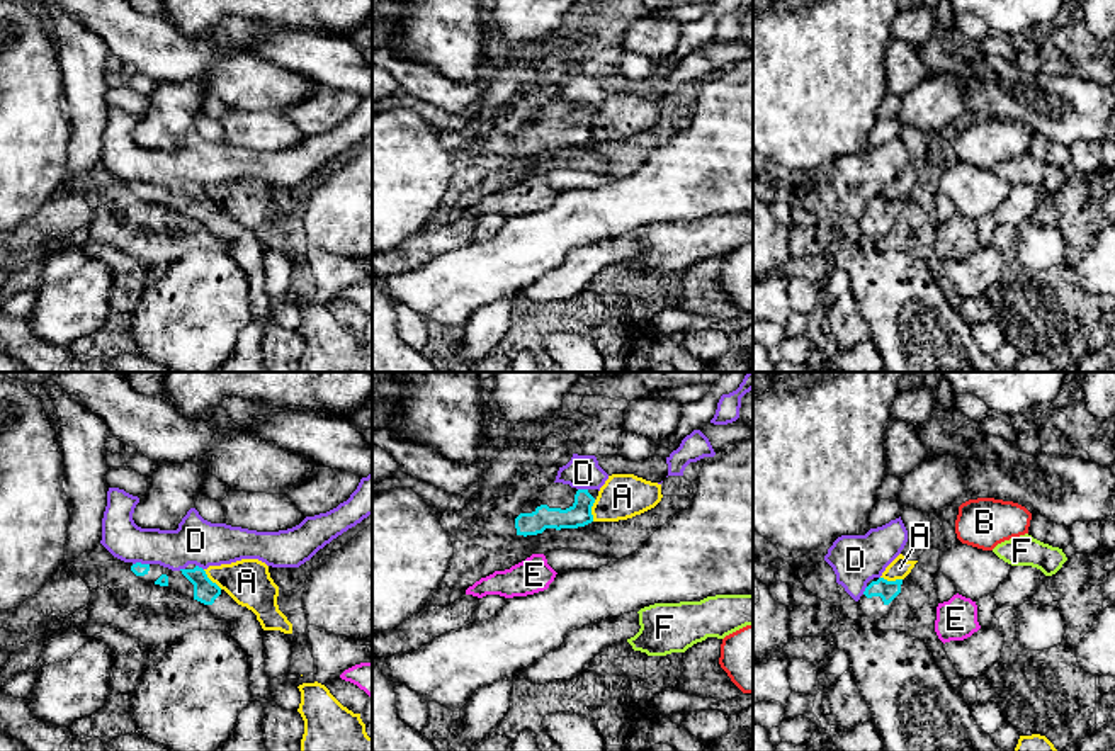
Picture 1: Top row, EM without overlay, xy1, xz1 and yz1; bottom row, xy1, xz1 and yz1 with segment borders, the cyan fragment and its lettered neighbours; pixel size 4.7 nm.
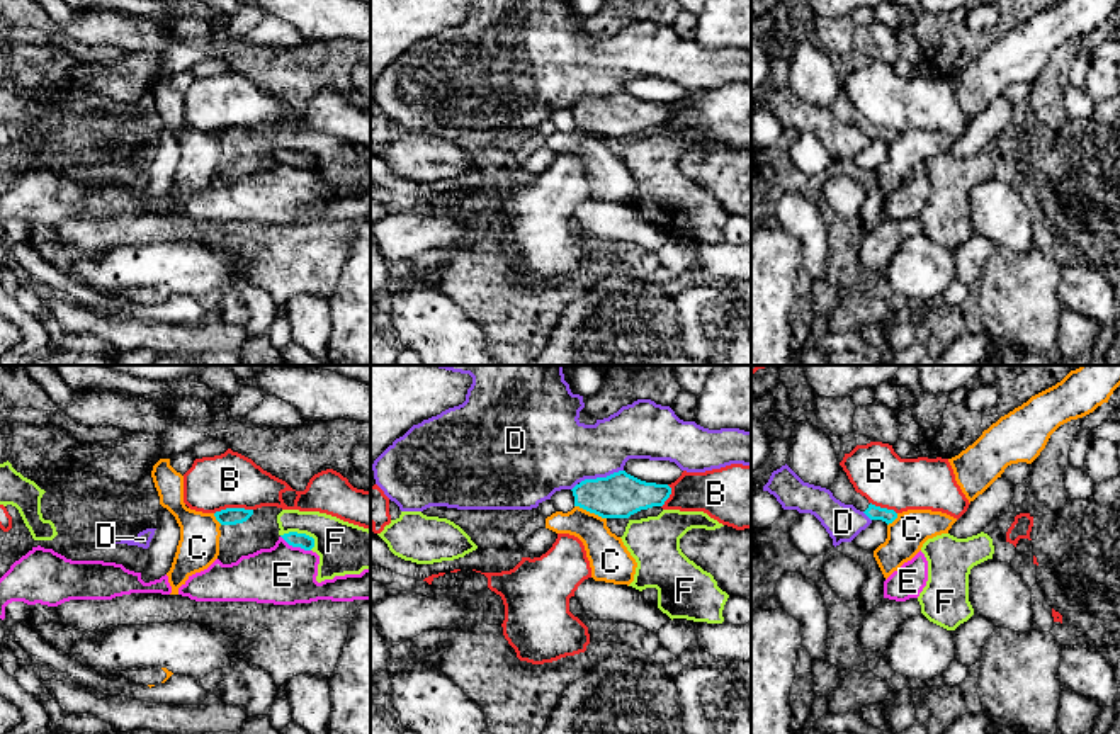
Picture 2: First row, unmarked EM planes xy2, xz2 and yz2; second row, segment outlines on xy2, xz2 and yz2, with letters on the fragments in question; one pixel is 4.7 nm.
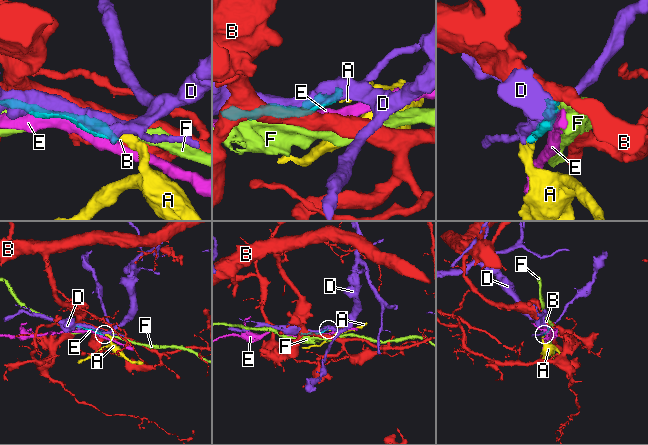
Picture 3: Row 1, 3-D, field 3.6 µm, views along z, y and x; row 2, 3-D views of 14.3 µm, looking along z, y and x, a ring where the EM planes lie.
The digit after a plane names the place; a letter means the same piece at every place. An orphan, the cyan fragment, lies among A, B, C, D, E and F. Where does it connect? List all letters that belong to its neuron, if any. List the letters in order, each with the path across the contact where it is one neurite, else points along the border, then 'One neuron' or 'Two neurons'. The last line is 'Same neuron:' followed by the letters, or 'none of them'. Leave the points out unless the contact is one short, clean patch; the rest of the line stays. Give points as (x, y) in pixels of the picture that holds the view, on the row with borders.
A: Boundary: xy1 (203, 570), (221, 588). Two neurons
B: Two neurons
C: Boundary: xz2 (575, 505), (605, 519). Two neurons
D: Two neurons
E: Two neurons
F: Two neurons
Same neuron: none of them

